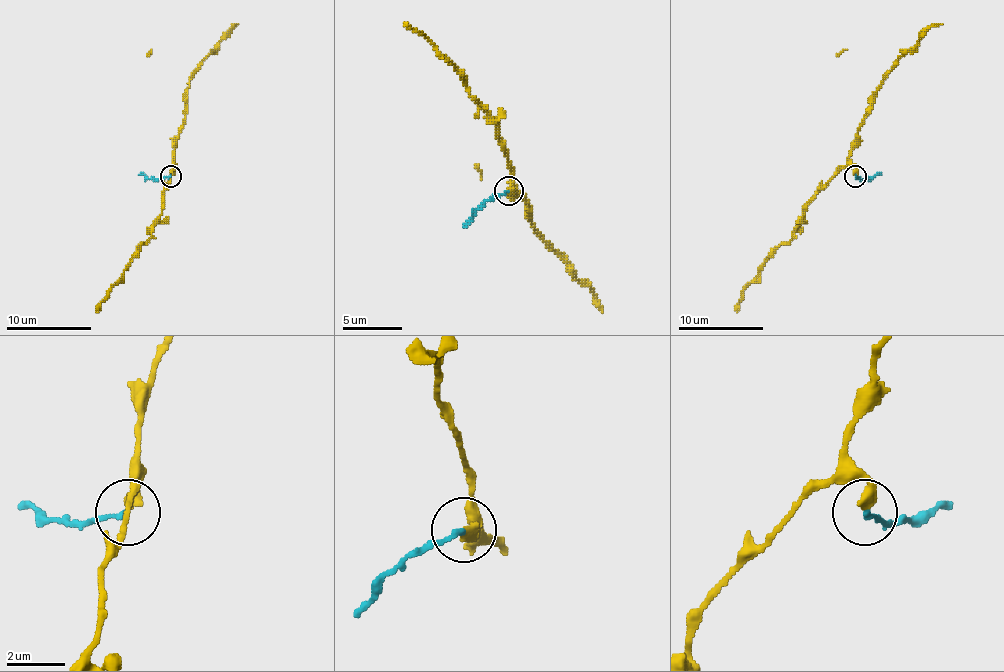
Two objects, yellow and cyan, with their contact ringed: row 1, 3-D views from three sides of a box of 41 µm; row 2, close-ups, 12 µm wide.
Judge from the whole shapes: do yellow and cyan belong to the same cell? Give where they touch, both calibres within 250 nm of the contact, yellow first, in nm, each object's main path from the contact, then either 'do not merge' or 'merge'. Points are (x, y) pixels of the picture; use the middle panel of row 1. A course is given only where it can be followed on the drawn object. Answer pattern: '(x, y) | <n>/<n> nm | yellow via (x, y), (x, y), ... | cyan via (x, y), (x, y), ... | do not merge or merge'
(508, 190) | 360/170 nm | yellow via (508, 191), (511, 173), (499, 126), (443, 55), (422, 35), (404, 26) | cyan via (508, 191), (490, 197), (463, 227) | do not merge

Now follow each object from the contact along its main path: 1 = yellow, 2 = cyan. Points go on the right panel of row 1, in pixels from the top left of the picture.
1: (855, 174), (851, 168), (843, 168), (809, 204), (794, 236), (769, 257), (758, 276), (743, 291), (737, 312)
2: (855, 177), (881, 174)

